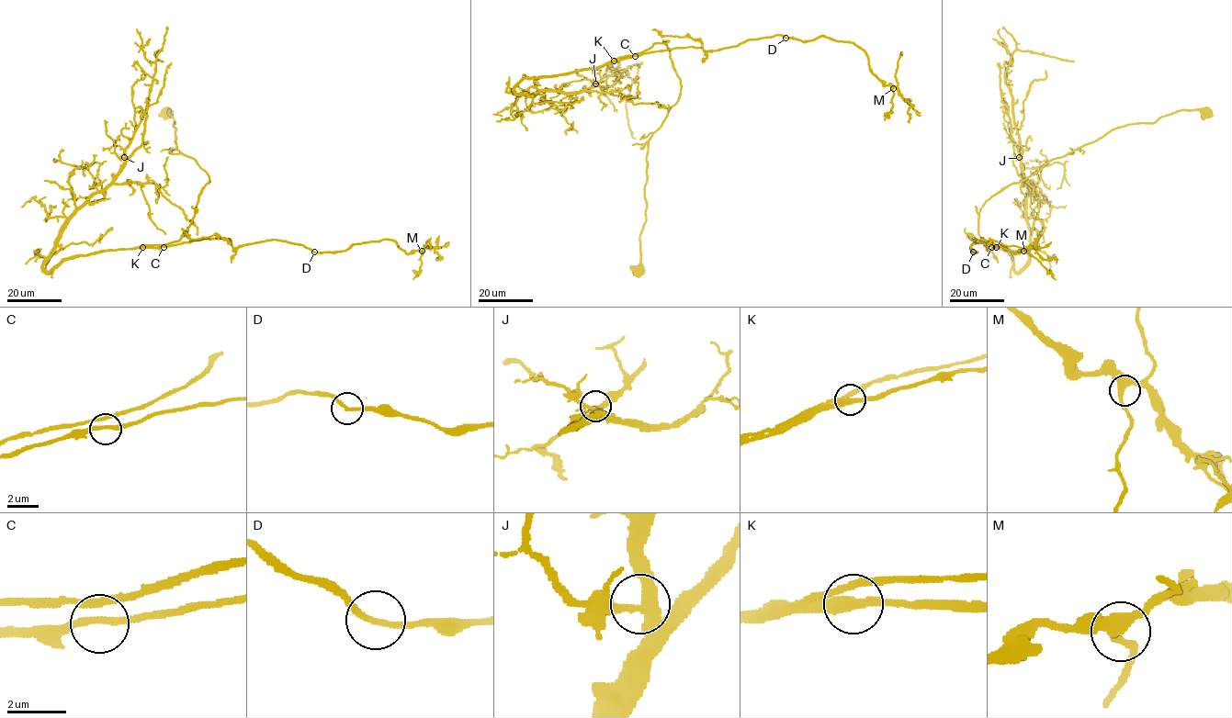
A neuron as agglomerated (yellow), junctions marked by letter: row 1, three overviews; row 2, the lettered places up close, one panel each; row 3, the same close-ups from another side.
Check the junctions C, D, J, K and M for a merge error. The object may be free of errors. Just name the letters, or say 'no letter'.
no letter

